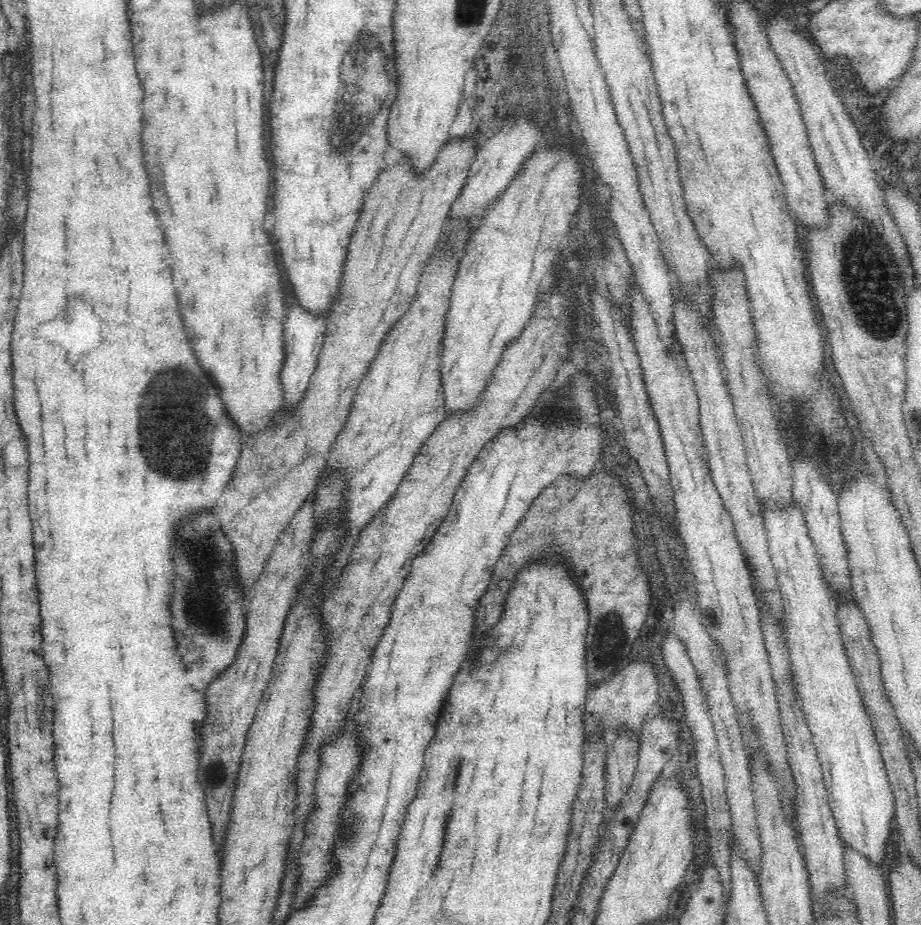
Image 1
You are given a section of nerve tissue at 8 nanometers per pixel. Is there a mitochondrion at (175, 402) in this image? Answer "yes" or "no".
yes

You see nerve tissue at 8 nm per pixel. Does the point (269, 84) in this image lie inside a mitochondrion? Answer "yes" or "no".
no

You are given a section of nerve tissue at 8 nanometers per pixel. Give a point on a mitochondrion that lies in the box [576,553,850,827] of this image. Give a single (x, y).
(609, 638)

